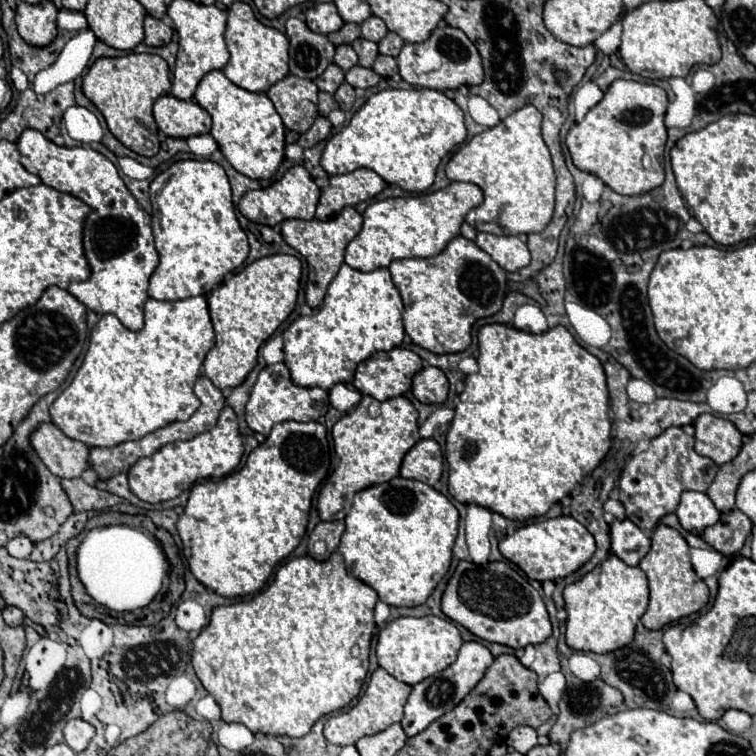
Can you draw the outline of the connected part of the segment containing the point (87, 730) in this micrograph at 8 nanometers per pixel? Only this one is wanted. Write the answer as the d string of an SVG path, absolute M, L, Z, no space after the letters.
M71 719L71 721L65 725L65 729L63 729L65 743L67 743L75 753L83 751L83 749L89 745L89 741L91 741L93 735L95 735L95 727L93 727L91 723L83 721L83 719Z

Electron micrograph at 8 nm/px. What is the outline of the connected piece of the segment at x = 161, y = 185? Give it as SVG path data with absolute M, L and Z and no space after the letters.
M207 159L173 163L153 179L151 205L159 267L151 275L149 297L159 301L181 301L207 295L245 263L249 243L237 221L231 185L221 165Z

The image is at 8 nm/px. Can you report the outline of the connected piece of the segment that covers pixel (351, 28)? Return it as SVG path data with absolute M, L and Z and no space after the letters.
M345 23L339 31L329 33L327 37L329 37L329 41L331 41L335 47L337 47L337 45L351 45L357 37L361 37L361 29L359 29L359 25L355 25L355 23Z

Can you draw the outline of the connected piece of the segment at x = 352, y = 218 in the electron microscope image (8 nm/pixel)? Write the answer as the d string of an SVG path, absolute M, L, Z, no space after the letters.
M345 207L337 217L329 219L329 221L287 219L281 225L281 235L285 237L285 243L291 245L293 249L297 249L309 265L307 291L305 291L309 307L319 307L321 305L329 283L335 279L335 275L339 273L339 267L343 265L347 245L349 245L349 241L353 241L357 237L357 233L361 231L361 225L363 225L363 217L357 213L355 207Z

